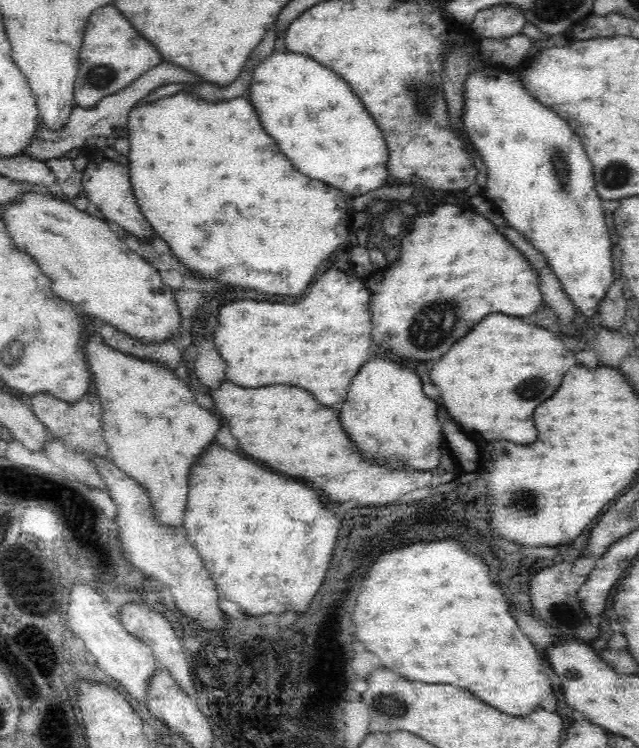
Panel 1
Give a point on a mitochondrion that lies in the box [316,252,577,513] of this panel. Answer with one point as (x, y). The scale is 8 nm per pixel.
(435, 323)

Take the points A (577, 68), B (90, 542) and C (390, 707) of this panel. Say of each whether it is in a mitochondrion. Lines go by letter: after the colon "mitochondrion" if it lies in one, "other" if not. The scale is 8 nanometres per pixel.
A: other
B: other
C: mitochondrion

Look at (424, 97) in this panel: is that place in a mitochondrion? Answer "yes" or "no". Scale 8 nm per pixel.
yes

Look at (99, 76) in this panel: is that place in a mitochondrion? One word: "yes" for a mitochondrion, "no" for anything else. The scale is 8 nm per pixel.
yes

